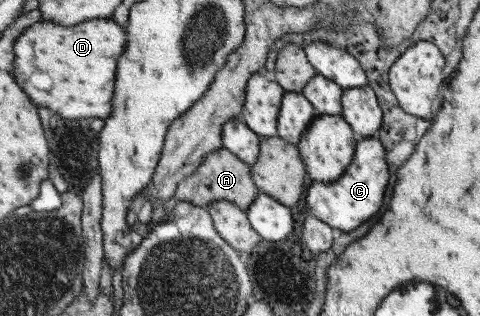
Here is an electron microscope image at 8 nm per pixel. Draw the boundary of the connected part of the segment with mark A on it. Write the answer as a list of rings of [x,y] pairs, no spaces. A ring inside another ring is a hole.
[[[220,148],[208,154],[206,161],[180,183],[173,198],[176,201],[191,202],[202,208],[210,202],[230,201],[246,211],[260,192],[251,178],[251,166],[239,160],[227,148]]]

